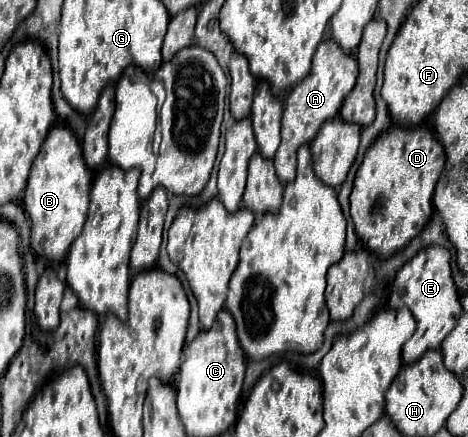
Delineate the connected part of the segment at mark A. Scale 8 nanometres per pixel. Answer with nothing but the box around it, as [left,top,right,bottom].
[275,39,357,183]

